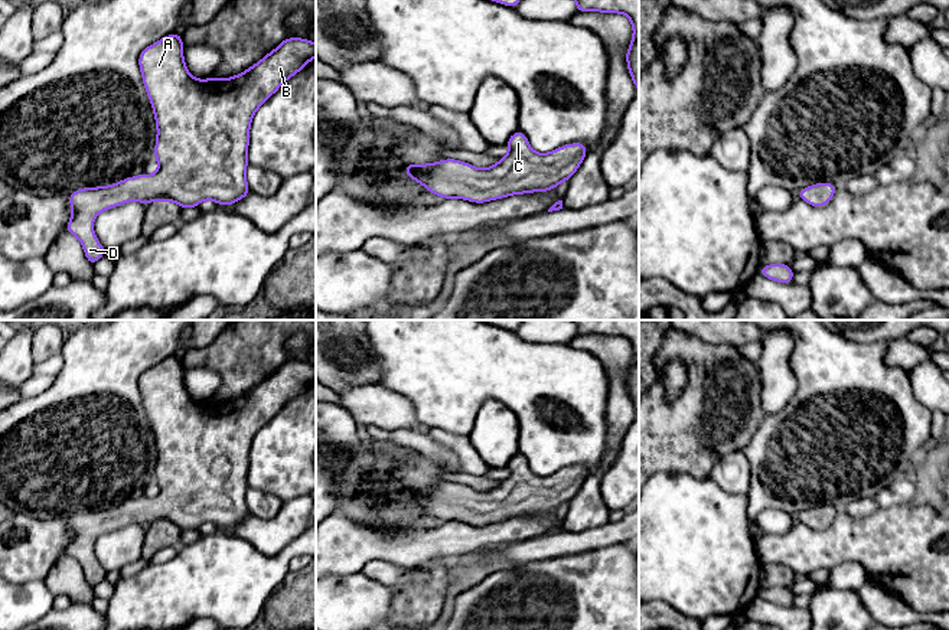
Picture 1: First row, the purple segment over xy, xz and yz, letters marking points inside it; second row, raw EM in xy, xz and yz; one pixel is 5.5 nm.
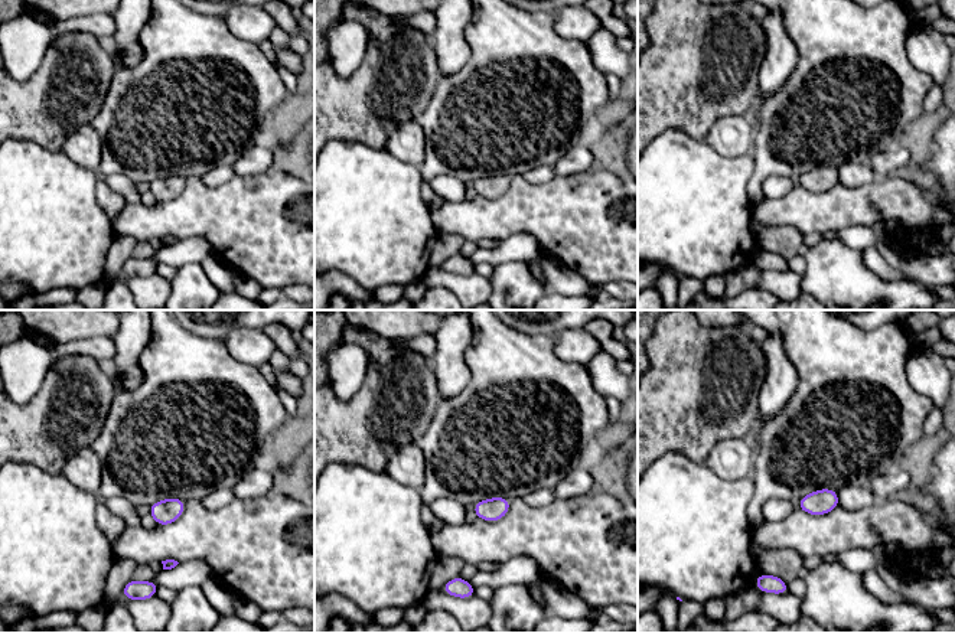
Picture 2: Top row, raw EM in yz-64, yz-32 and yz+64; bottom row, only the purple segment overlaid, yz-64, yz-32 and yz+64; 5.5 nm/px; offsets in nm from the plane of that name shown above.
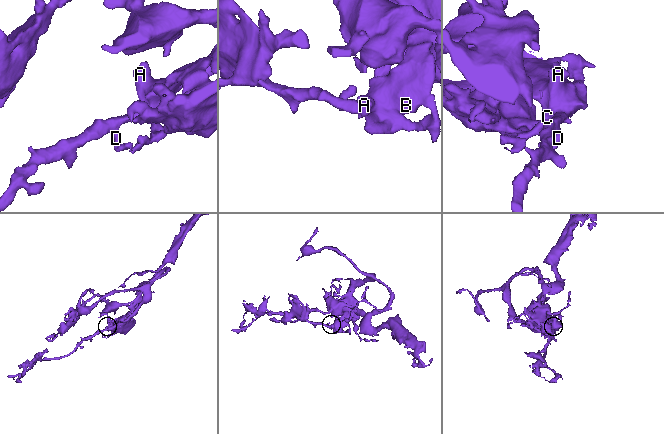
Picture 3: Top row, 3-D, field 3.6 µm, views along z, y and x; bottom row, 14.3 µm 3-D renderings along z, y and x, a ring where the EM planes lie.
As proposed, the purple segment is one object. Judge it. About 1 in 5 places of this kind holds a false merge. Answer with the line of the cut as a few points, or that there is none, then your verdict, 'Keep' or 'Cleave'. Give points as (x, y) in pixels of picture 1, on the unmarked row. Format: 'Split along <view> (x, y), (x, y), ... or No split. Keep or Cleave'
No split. Keep

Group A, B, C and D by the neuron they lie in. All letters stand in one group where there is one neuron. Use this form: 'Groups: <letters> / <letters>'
Groups: A B C D

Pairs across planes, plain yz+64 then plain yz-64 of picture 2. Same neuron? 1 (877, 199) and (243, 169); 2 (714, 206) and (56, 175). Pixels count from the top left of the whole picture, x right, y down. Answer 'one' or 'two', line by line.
1: two
2: one

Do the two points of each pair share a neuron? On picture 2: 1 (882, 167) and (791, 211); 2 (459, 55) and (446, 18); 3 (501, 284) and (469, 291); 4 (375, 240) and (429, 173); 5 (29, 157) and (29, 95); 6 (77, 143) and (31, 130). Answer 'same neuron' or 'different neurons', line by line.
1: different neurons
2: same neuron
3: different neurons
4: different neurons
5: different neurons
6: different neurons

